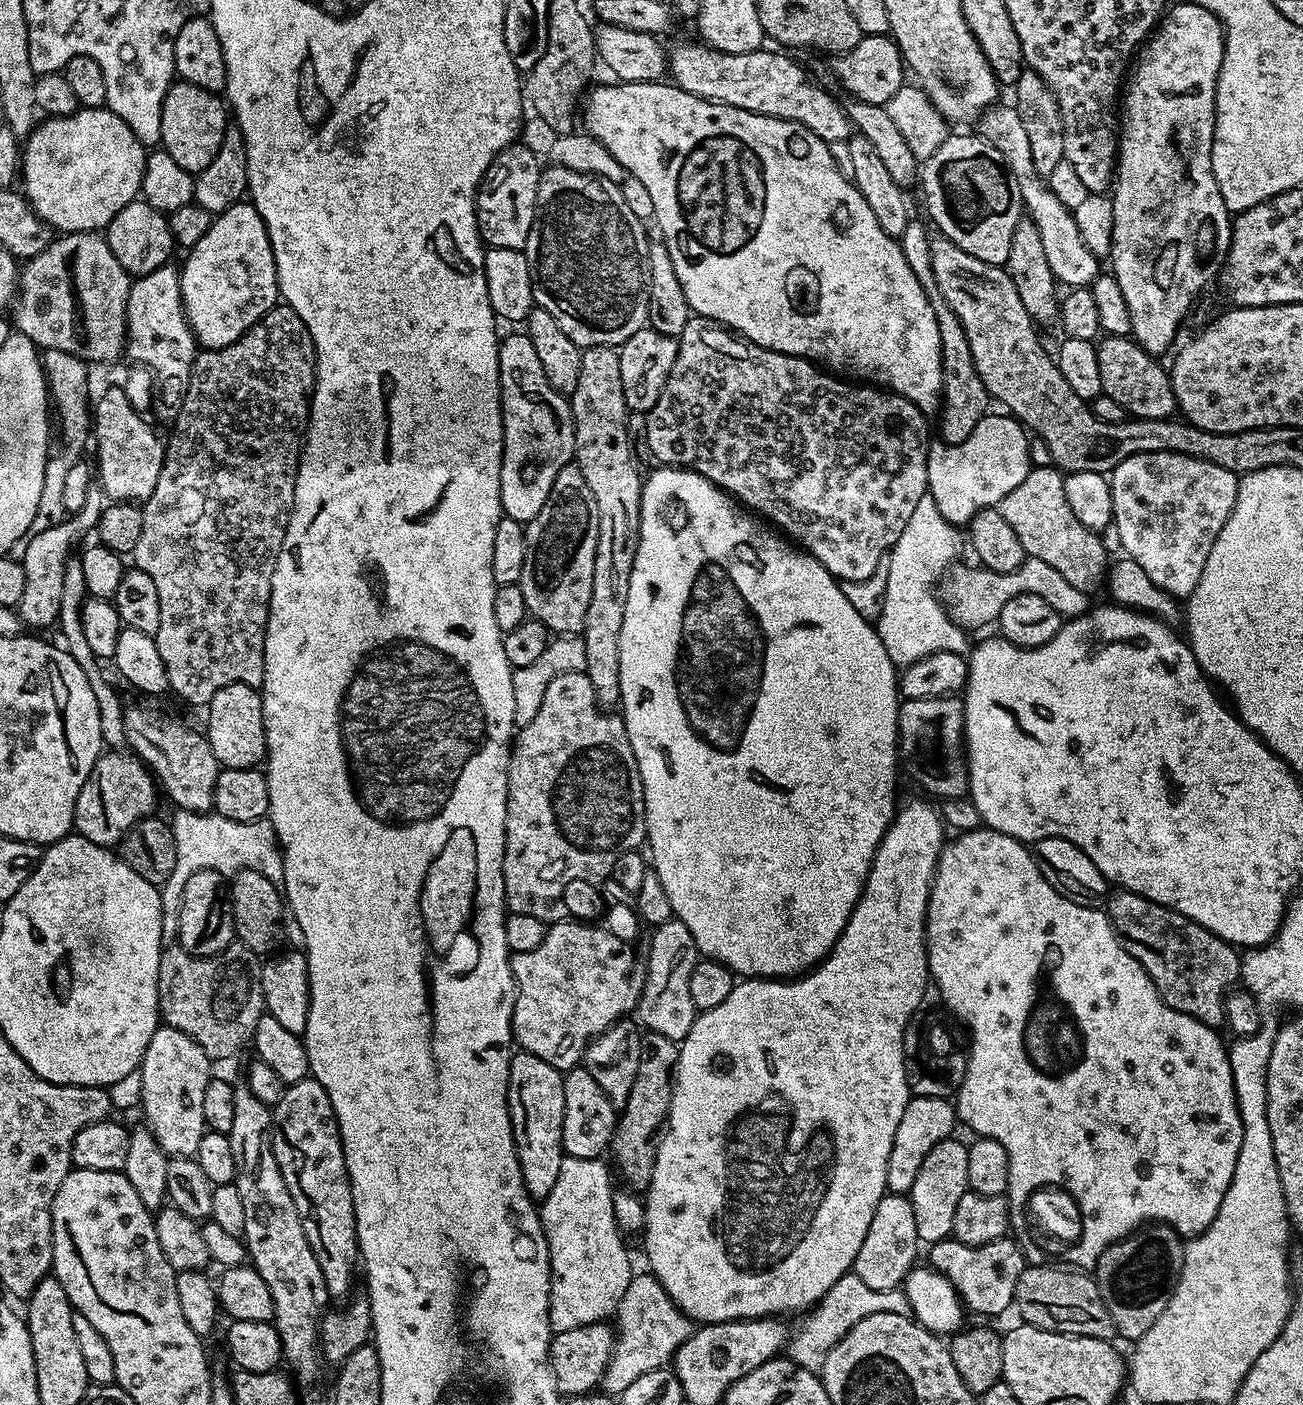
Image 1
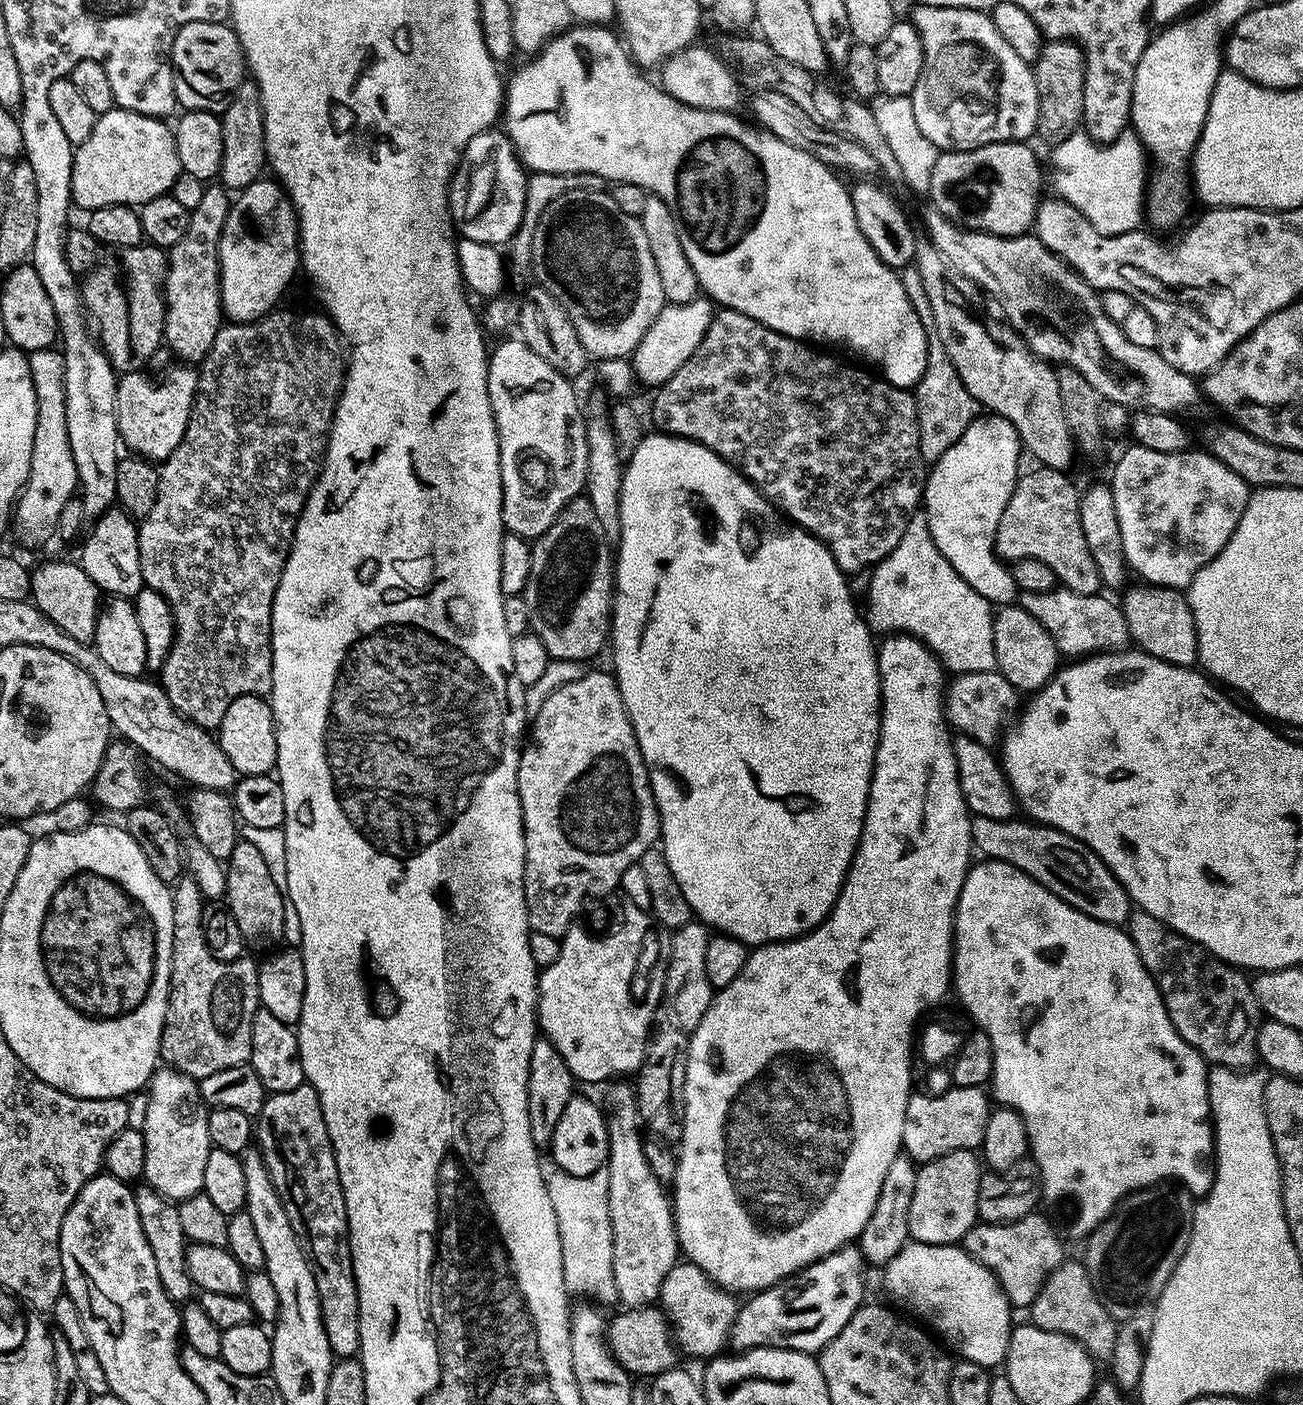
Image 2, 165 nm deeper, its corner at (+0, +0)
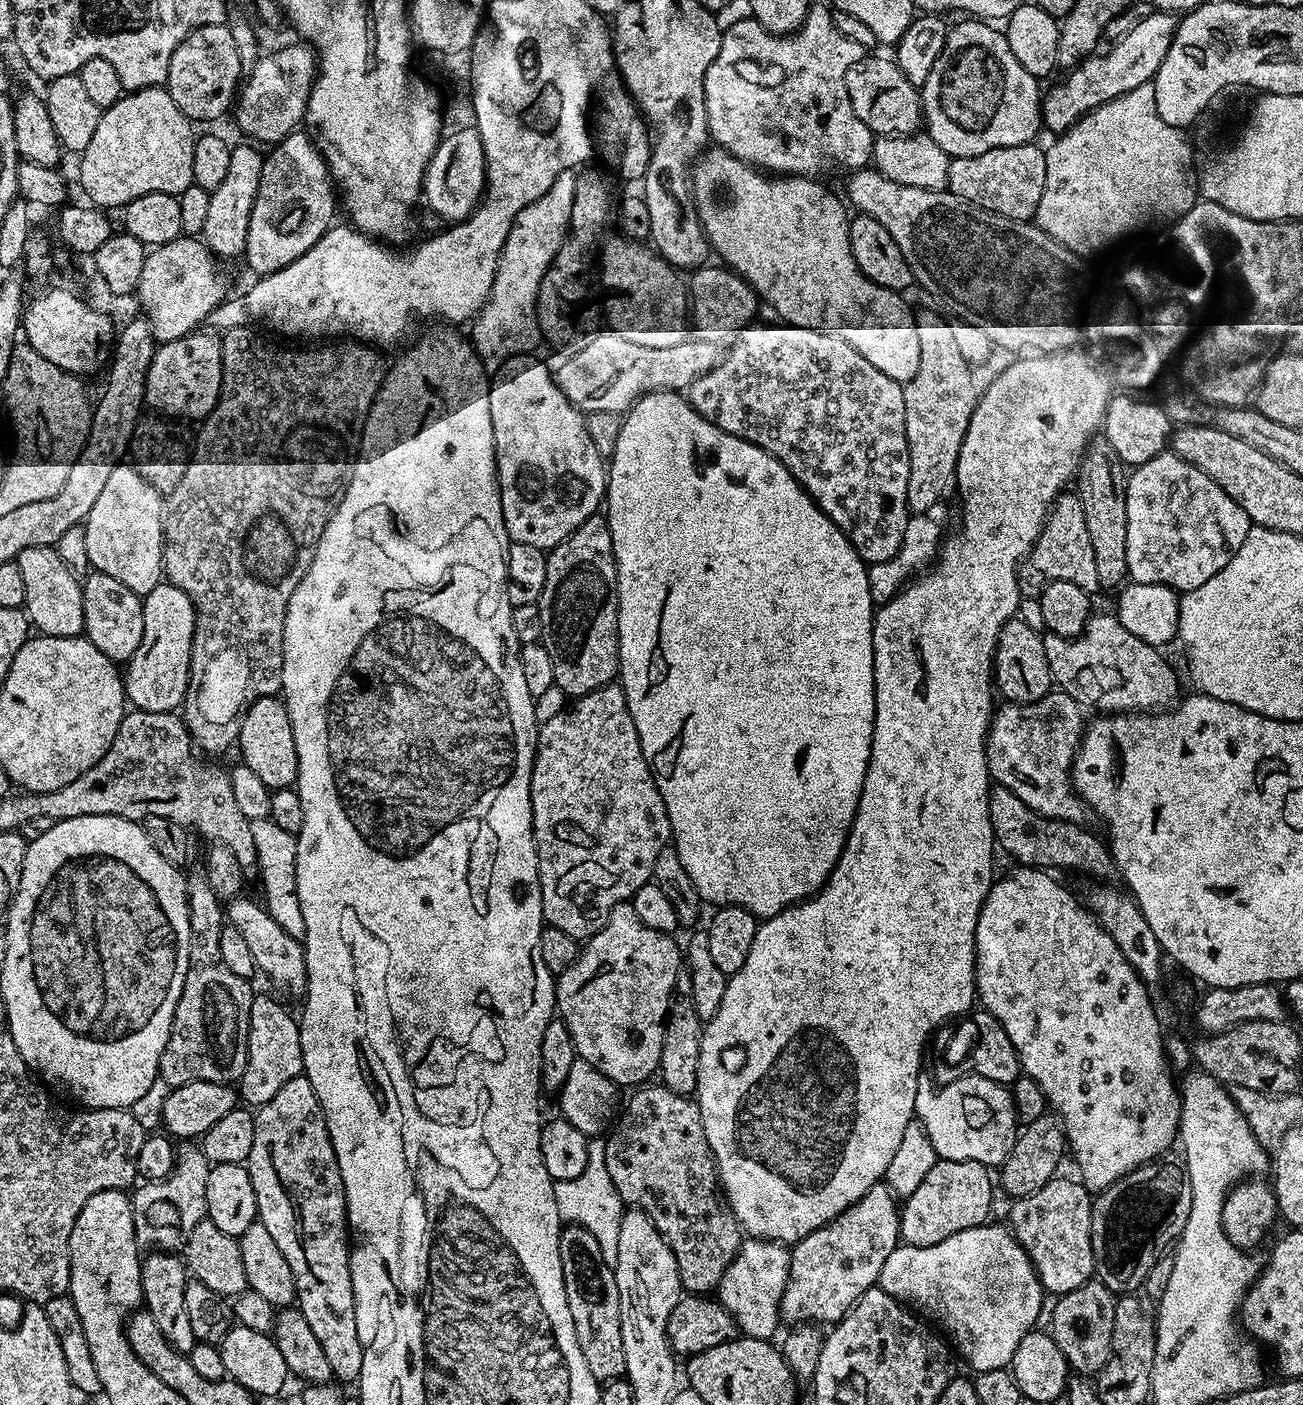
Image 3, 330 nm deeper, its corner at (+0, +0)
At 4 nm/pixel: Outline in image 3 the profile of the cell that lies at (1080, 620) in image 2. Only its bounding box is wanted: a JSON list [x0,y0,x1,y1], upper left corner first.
[1043,614,1180,714]

